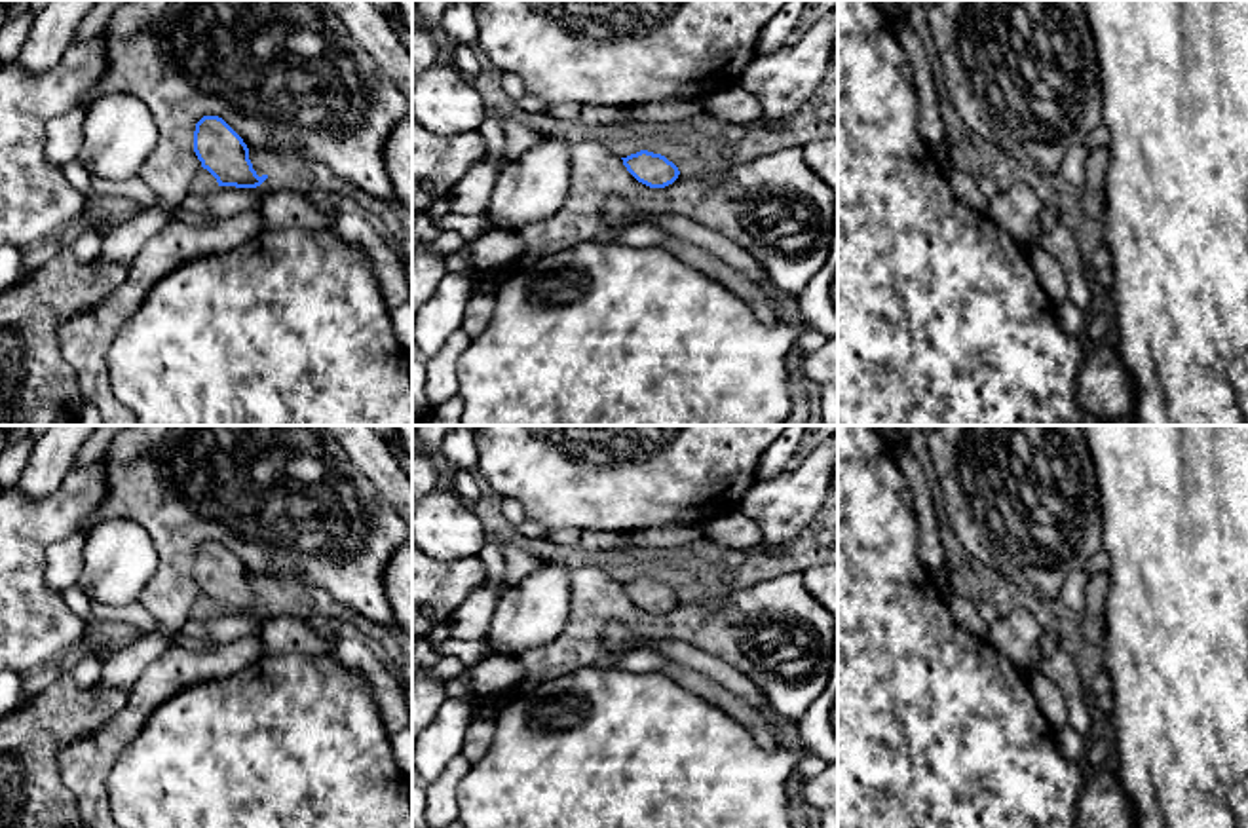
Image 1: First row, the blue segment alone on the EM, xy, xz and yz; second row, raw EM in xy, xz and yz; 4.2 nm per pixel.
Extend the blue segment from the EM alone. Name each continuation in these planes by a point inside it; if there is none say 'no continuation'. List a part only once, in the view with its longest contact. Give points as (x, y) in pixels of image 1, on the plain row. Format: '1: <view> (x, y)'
1: xy (285, 631)

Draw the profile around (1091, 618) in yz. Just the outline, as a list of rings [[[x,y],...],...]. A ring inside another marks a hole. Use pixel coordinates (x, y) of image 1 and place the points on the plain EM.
[[[1092,574],[1085,589],[1085,606],[1075,615],[1083,636],[1090,644],[1104,644],[1106,640],[1106,598],[1109,593],[1109,574]]]

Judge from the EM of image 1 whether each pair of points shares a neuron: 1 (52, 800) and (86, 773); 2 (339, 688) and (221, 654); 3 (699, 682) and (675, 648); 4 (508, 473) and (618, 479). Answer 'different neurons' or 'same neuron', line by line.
1: different neurons
2: different neurons
3: different neurons
4: same neuron

